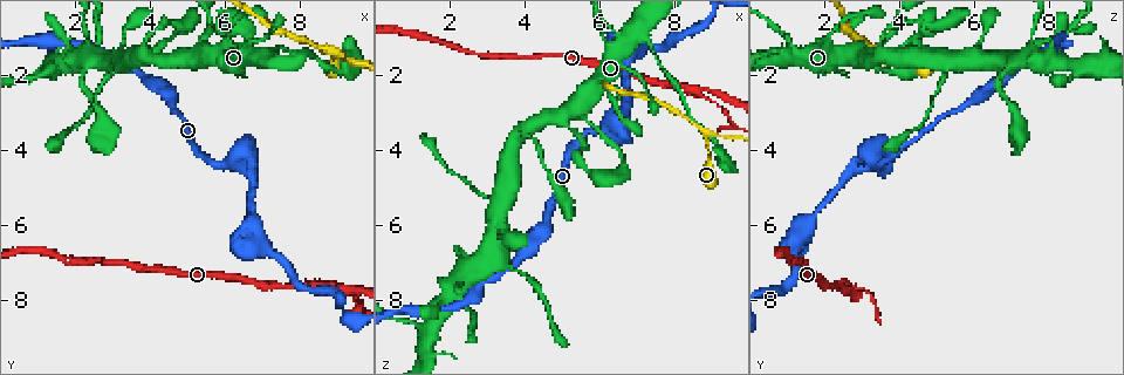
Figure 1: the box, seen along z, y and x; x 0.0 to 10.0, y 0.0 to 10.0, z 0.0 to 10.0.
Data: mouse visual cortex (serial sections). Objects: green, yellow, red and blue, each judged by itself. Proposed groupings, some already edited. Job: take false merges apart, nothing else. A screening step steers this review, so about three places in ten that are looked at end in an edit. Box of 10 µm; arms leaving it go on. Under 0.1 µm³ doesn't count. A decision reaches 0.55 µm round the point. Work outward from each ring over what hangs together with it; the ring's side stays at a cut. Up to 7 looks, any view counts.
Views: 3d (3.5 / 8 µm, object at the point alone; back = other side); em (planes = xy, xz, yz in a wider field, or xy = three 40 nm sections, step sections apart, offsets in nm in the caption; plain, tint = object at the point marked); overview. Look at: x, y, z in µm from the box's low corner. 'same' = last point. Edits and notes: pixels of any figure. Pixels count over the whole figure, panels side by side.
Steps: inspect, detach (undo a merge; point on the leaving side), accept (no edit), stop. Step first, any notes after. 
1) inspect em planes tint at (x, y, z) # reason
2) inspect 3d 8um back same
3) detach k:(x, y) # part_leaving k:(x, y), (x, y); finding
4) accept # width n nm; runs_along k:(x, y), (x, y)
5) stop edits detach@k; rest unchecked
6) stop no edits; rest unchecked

inspect 3d 3.5um at (8.85, 1.45, 3.70) # three arms meet

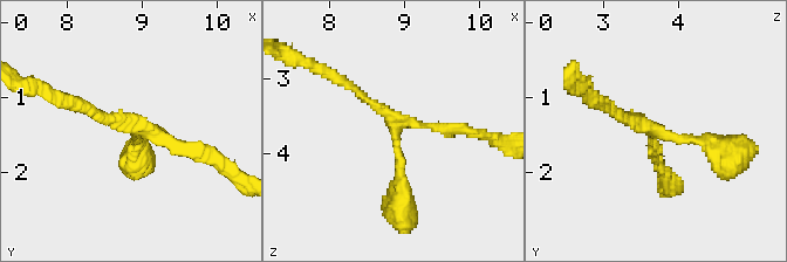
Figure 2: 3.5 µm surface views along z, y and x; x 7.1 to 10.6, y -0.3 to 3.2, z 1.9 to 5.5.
inspect em xy step 2 tint at (8.90, 1.45, 3.65) # arms 3; arm_widths 150, 150, 250 nm; need the tissue

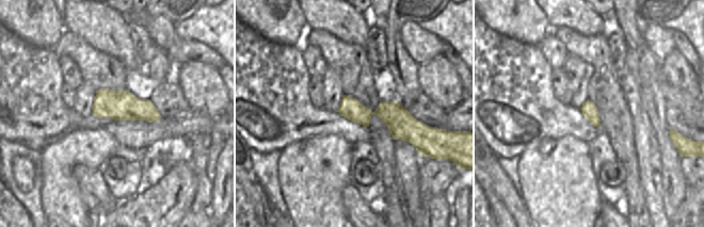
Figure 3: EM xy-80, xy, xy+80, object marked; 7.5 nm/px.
accept # runs_along 2:(727, 157), (620, 117), (610, 103); continuous, no second cell

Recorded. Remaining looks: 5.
inspect 3d 3.5um at (6.55, 4.05, 3.10) # abrupt turn

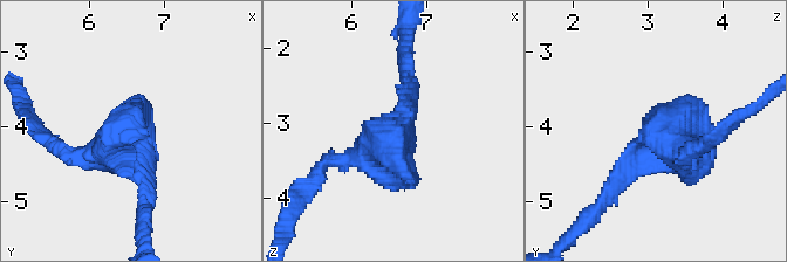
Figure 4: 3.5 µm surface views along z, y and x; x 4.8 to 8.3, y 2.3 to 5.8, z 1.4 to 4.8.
inspect em xy step 1 tint at (6.55, 4.05, 3.05) # now the EM

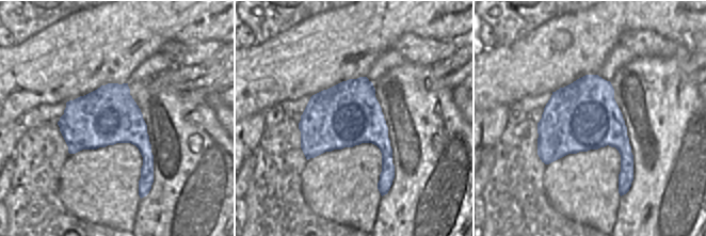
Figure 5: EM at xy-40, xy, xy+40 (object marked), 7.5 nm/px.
inspect em xy step 5 tint same

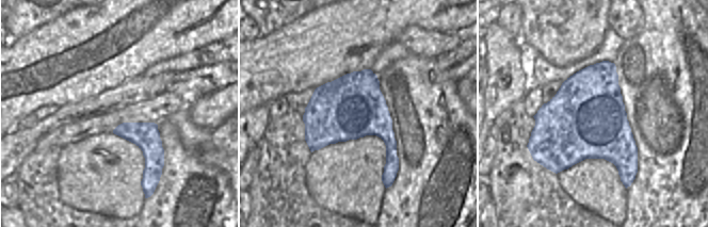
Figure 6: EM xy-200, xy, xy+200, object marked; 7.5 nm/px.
accept # runs_along 4:(332, 160), (411, 116), (408, 85); continuous, no second cell

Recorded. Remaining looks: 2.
inspect 3d 8um at (3.85, 1.55, 3.60) # abrupt turn

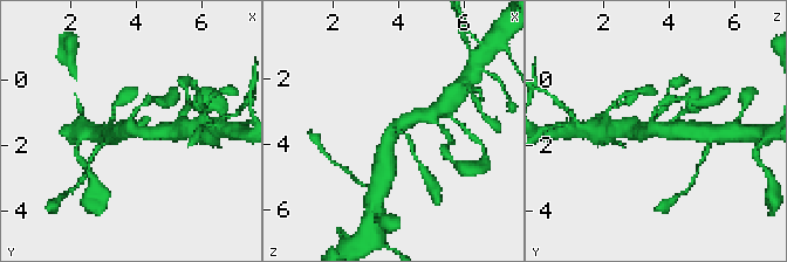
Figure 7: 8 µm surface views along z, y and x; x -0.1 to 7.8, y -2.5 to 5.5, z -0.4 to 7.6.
inspect em xy step 2 tint same # arms 3; arm_widths 150, 400, 500 nm

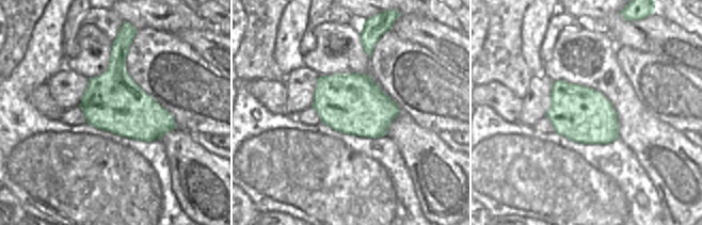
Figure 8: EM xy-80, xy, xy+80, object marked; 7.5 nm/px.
accept # runs_along 7:(425, 115), (390, 135), (382, 161); one cell here

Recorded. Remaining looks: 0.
stop no edits; rest unchecked

